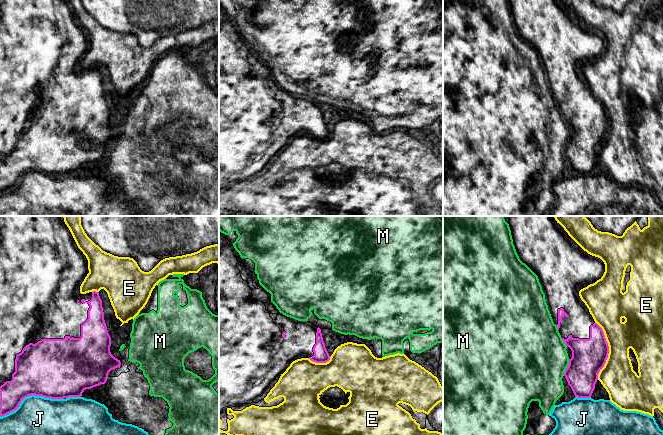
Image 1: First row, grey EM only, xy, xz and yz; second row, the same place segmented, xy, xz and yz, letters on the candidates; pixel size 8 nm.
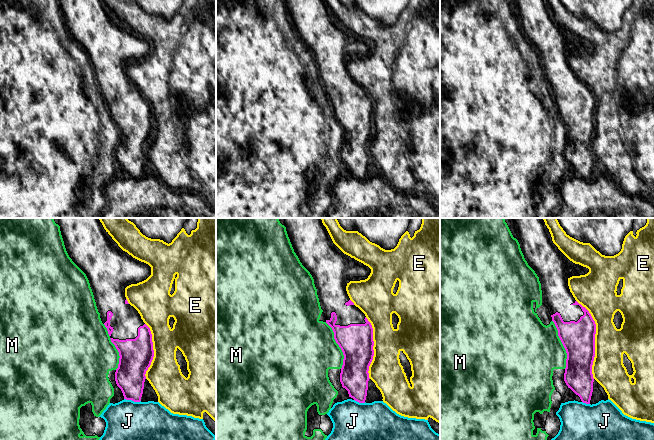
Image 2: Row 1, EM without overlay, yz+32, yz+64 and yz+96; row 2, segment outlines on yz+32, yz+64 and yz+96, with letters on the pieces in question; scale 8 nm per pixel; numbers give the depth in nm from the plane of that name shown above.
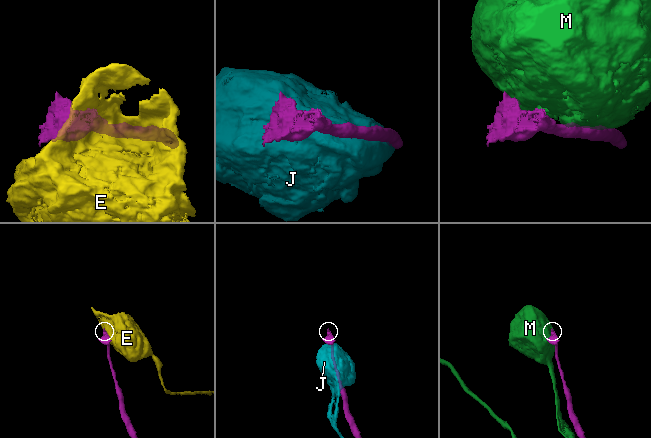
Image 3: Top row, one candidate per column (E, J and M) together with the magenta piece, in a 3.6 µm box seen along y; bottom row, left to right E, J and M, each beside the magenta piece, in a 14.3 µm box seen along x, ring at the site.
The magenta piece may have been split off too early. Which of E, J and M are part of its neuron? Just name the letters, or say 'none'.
none

